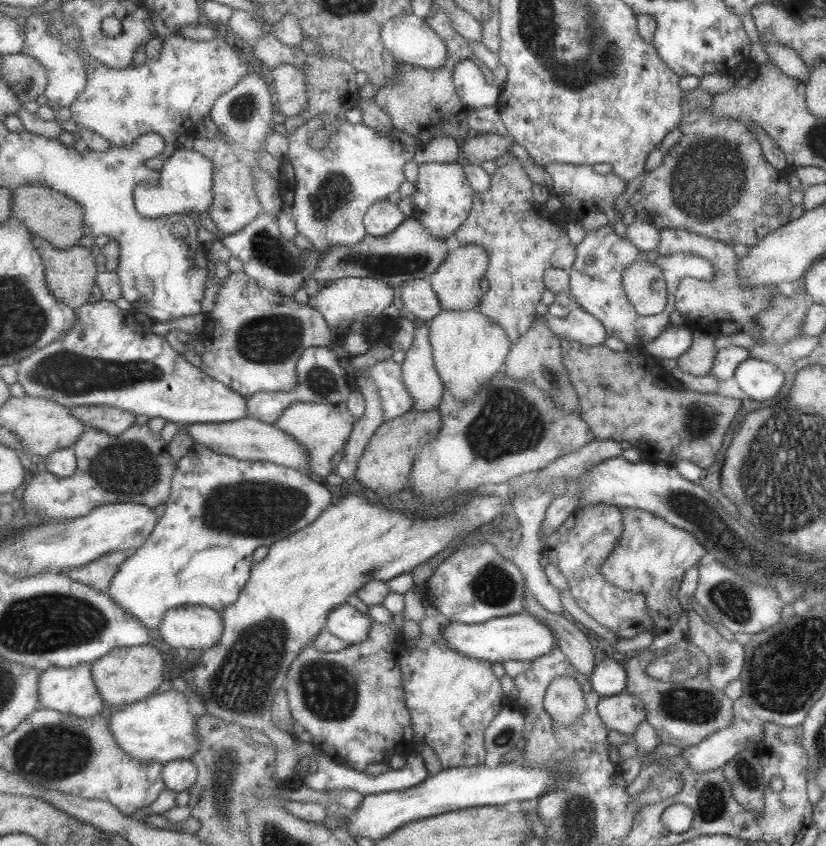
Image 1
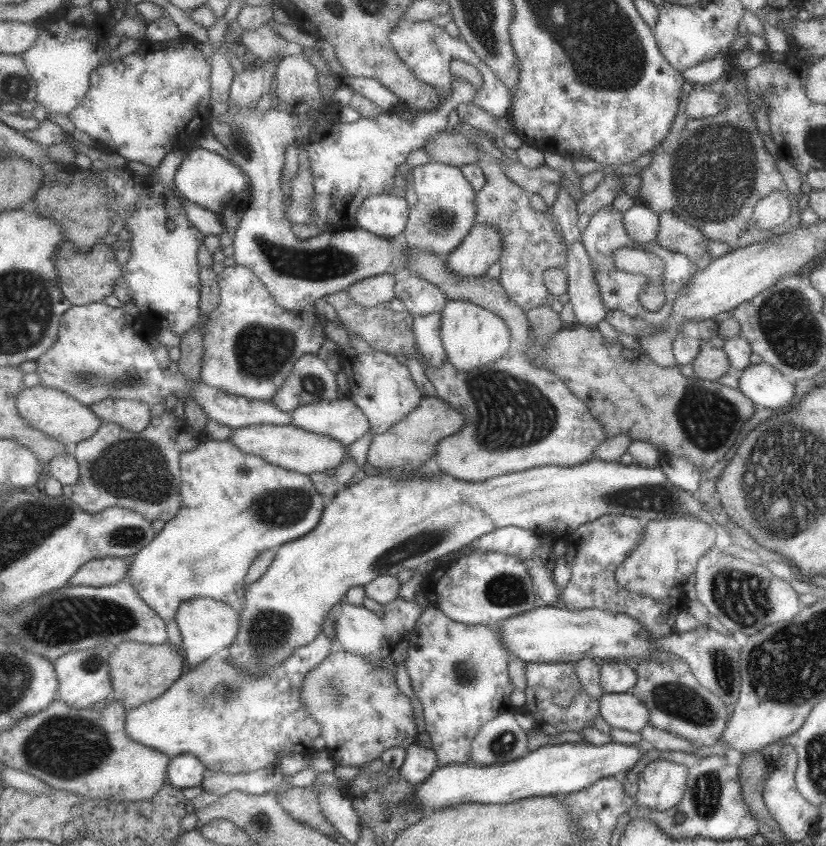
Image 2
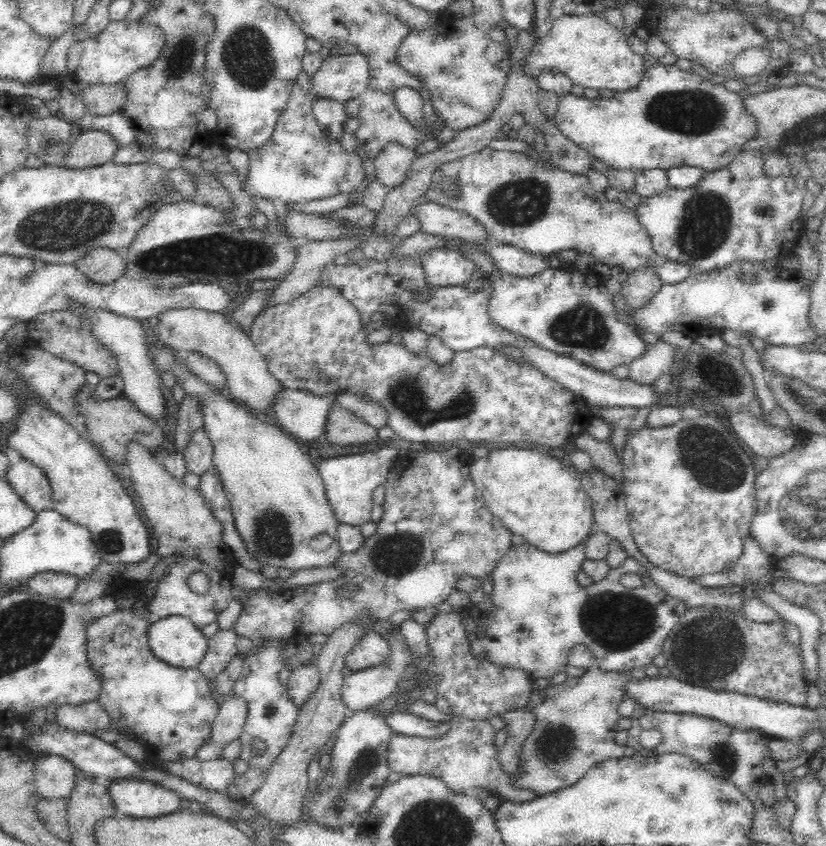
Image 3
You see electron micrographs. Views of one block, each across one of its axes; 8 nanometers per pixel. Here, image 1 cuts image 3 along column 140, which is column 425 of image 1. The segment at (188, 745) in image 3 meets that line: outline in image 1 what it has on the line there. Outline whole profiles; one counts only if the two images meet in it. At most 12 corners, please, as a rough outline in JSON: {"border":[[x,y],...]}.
{"border":[[428,601],[403,654],[417,739],[443,769],[483,765],[513,702],[493,663],[451,649]]}

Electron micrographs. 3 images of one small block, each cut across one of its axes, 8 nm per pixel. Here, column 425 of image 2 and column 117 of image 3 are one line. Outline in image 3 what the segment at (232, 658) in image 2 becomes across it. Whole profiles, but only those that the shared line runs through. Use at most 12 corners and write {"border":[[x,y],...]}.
{"border":[[30,406],[7,438],[44,470],[53,509],[116,566],[150,554],[149,525],[111,462]]}

